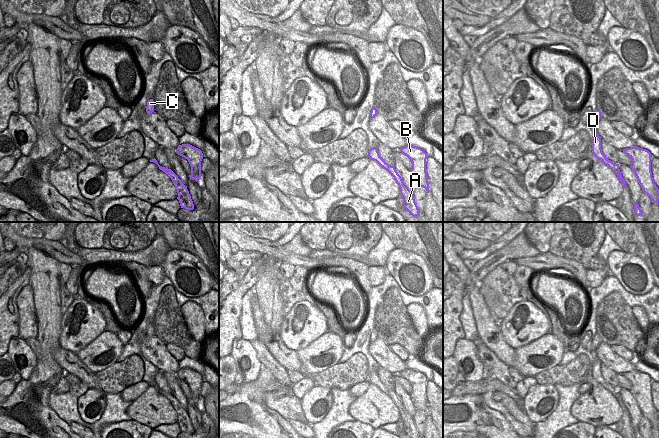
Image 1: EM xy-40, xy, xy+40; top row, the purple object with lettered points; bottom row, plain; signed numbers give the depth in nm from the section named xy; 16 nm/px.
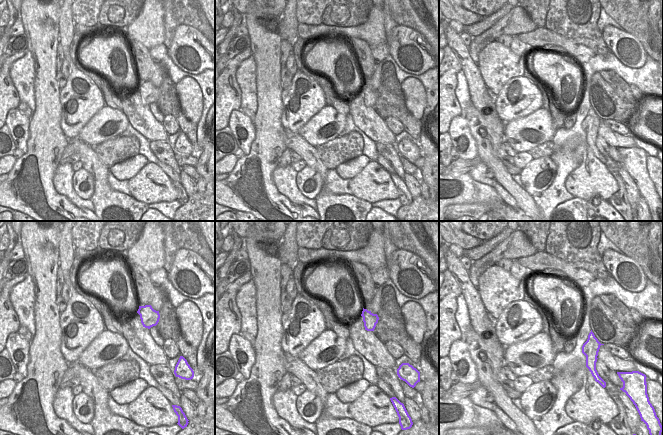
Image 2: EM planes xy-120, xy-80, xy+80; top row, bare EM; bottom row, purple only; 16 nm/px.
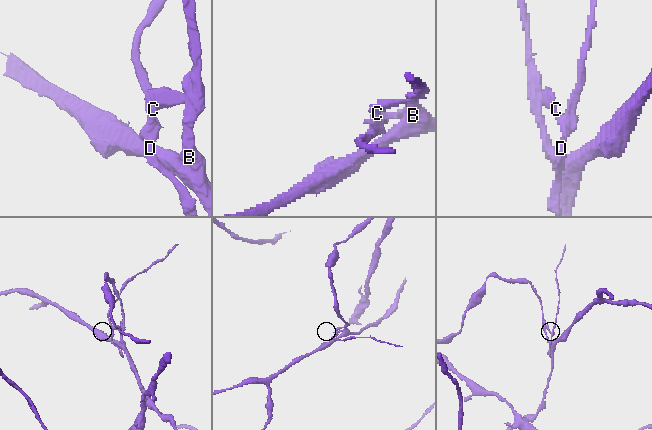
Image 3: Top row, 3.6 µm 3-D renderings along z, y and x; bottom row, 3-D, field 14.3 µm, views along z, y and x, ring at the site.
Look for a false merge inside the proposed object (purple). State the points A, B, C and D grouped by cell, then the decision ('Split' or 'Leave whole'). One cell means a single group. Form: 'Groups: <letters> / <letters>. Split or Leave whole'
Groups: A D / B C. Split.

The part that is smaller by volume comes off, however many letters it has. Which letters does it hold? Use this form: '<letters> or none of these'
A, D

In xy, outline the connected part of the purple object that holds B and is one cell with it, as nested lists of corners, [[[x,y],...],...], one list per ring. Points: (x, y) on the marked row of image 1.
[[[406,145],[400,149],[400,152],[406,155],[412,162],[412,169],[410,173],[412,178],[416,184],[416,186],[420,186],[429,191],[429,183],[426,172],[426,159],[427,153],[413,145]]]

